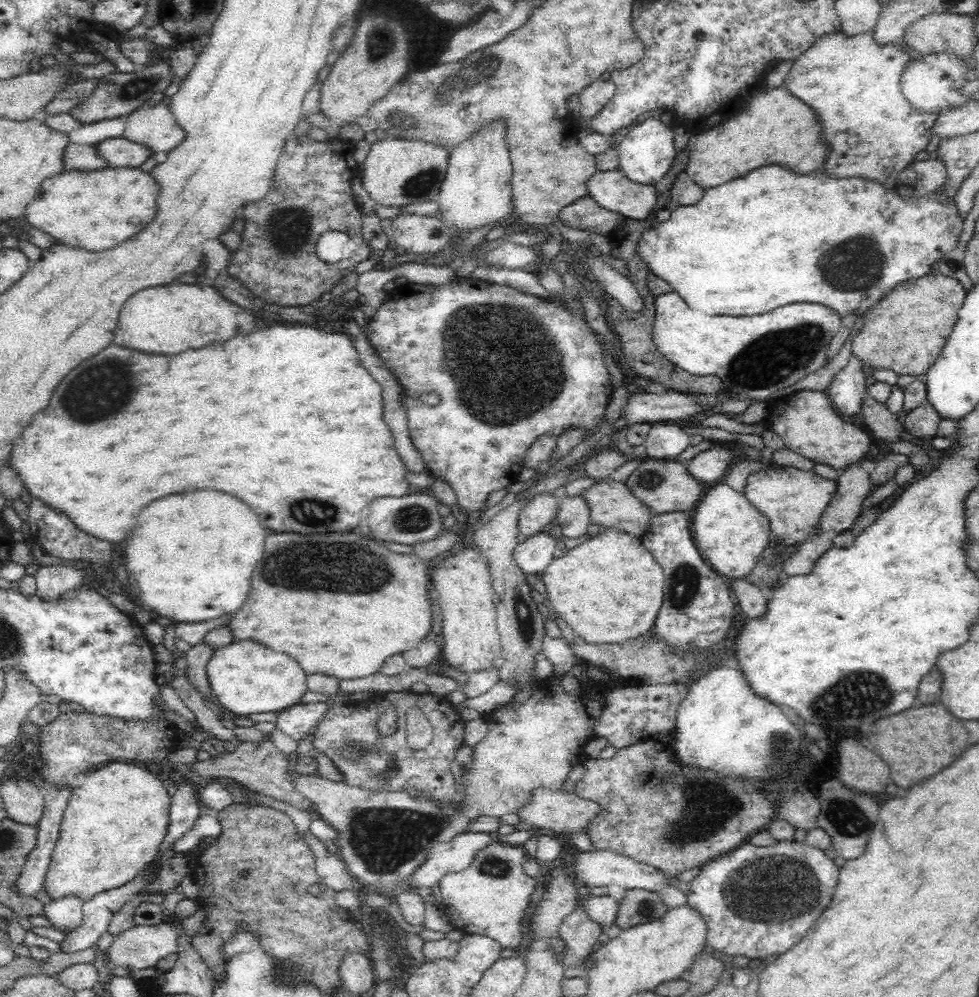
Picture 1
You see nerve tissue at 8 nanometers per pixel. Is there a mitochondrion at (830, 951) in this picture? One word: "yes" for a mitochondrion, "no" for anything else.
no

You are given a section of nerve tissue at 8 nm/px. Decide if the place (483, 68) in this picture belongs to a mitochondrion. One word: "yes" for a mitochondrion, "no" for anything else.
yes

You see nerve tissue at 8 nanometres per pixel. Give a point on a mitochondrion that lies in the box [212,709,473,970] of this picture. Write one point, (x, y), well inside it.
(381, 839)

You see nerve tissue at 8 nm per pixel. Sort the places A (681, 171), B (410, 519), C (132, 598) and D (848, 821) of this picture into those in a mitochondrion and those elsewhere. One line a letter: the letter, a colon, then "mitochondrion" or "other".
A: other
B: mitochondrion
C: other
D: mitochondrion

